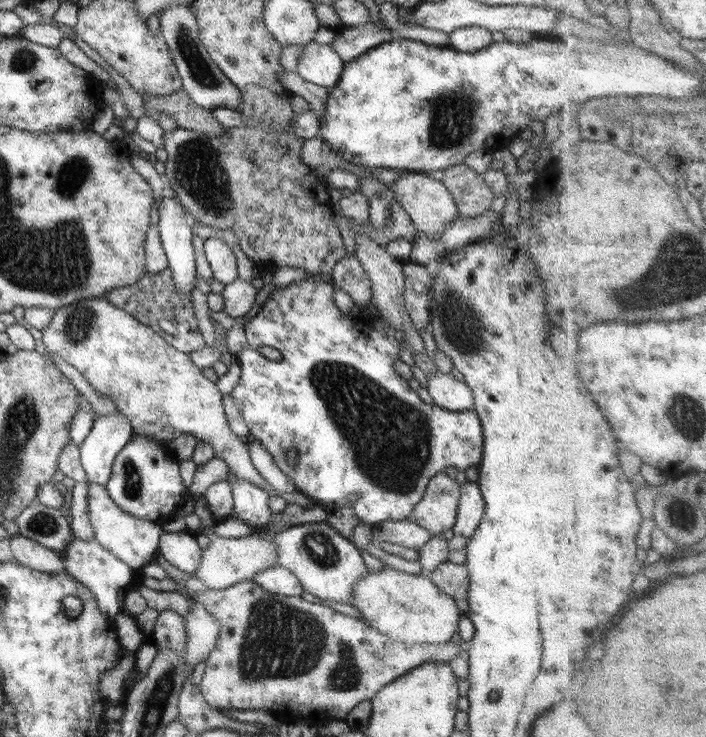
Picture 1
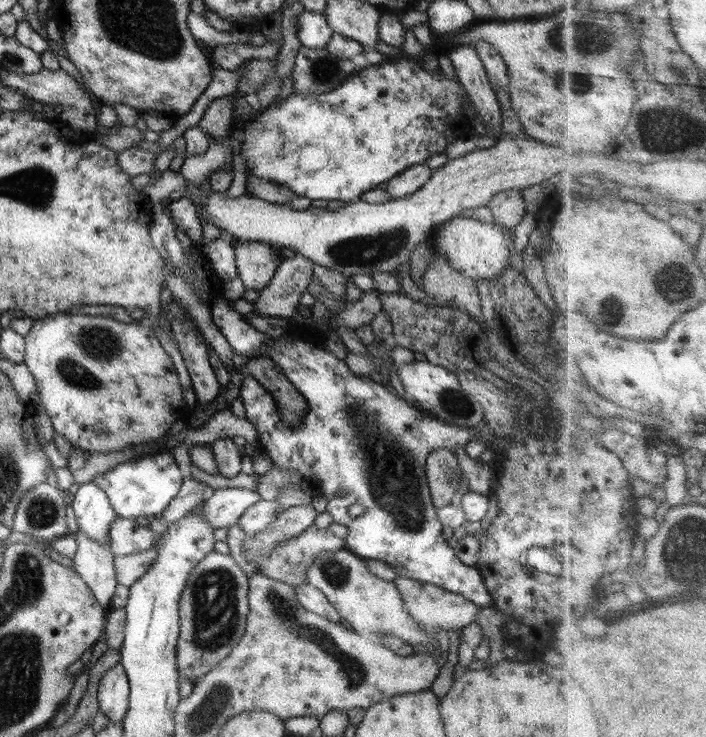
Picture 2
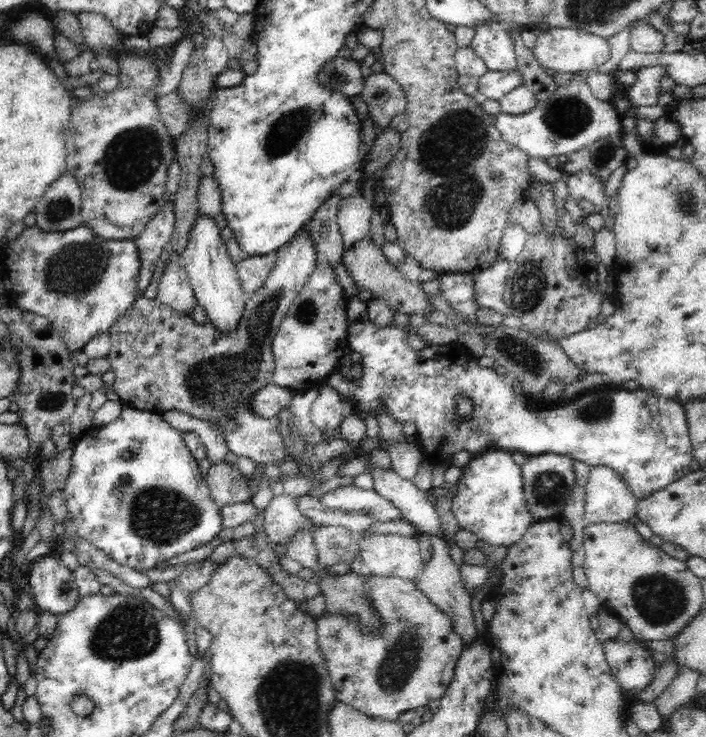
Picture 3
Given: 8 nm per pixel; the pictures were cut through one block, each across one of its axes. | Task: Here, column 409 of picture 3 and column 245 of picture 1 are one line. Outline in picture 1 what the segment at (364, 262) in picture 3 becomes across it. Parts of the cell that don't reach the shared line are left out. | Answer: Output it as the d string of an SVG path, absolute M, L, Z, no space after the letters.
M239 277L230 284L224 285L221 295L224 299L223 311L232 318L245 316L257 302L257 288L252 285L252 280L246 281Z

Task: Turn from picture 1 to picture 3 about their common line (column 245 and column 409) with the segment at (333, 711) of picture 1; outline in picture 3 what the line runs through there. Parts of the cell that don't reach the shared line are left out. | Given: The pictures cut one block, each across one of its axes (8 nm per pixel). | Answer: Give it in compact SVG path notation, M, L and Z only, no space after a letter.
M368 575L368 582L364 584L364 597L373 605L375 612L381 617L383 623L386 623L386 627L378 635L374 635L374 633L362 633L362 627L358 627L358 620L354 620L352 617L346 617L346 615L322 614L322 616L316 618L318 643L324 655L325 666L334 688L334 696L338 701L376 718L398 721L400 715L406 712L406 710L427 706L430 700L439 700L443 692L446 692L446 689L450 687L450 681L452 681L455 676L455 667L458 657L462 650L464 650L464 639L462 639L458 633L454 632L452 620L446 616L442 610L438 609L437 606L429 600L428 596L416 587L415 581L404 580L397 576Z

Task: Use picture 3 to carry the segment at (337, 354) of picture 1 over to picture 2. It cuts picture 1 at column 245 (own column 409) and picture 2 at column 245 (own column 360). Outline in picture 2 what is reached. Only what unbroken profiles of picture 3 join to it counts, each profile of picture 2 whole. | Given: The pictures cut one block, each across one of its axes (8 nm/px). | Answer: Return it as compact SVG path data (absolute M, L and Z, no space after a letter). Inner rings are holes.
M223 296L216 297L211 302L209 311L213 322L231 344L234 353L252 354L254 350L259 350L263 344L267 344L269 350L264 351L263 355L269 356L277 367L281 368L308 403L308 410L302 417L301 423L292 426L283 421L274 396L258 382L257 378L254 378L254 375L247 374L239 388L239 396L246 409L245 418L254 424L260 436L260 451L270 456L273 466L277 466L280 470L297 472L303 477L318 478L316 492L327 498L326 512L335 522L344 524L349 530L345 538L345 548L359 557L386 562L398 576L435 584L454 594L464 596L476 606L490 607L492 597L484 584L483 576L473 566L462 563L455 555L454 549L442 537L443 524L437 517L438 509L431 499L425 473L426 459L433 450L465 447L477 434L478 429L450 424L424 409L412 406L410 401L400 397L393 388L375 382L368 376L361 377L354 374L350 367L331 351L314 342L302 341L300 335L288 333L278 338L270 337L257 330L248 319L232 307L231 301ZM338 490L346 490L346 495L338 497L335 493ZM352 504L364 506L364 513L350 516L348 508Z

